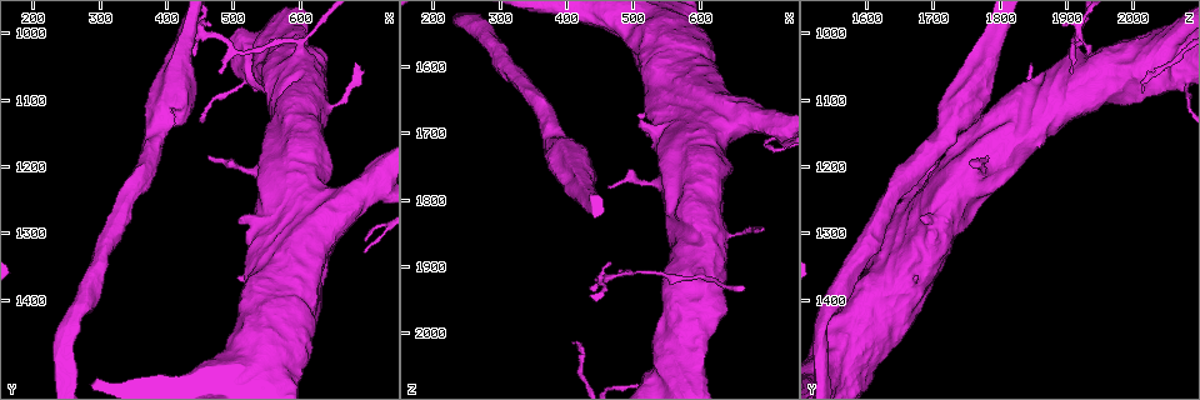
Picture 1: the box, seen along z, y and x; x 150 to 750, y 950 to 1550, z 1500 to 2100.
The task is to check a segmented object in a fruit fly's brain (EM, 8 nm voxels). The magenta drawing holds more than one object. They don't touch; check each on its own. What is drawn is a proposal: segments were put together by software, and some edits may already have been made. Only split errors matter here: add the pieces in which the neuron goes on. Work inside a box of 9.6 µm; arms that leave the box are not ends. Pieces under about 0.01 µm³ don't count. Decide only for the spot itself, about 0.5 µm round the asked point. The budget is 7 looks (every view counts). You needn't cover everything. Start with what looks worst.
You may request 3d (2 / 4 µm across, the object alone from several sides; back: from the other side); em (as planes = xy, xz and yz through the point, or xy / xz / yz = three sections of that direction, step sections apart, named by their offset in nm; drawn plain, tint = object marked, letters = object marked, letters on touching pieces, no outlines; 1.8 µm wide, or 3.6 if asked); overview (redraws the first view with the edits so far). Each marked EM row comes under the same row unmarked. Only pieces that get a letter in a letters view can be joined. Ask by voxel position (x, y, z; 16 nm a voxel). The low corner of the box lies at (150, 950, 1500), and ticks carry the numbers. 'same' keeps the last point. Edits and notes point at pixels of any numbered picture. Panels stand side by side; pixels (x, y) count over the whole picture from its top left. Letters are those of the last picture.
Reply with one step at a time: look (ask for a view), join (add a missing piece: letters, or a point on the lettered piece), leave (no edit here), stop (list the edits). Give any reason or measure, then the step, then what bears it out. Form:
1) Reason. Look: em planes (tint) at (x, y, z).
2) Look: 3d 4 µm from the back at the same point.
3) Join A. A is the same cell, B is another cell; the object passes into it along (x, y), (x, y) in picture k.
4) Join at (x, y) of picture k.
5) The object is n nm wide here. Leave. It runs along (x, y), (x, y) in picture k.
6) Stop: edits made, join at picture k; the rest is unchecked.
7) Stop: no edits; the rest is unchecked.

Free end. Look: 3d 4 µm at (410, 1125, 1710).

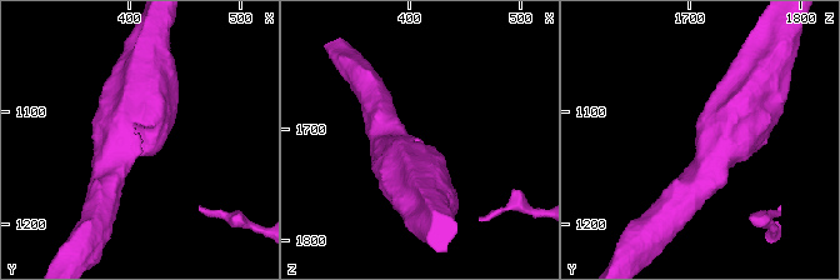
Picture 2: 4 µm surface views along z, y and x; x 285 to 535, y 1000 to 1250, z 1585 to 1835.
Shape alone is not enough. Look: em planes (letters) at (410, 1126, 1712).

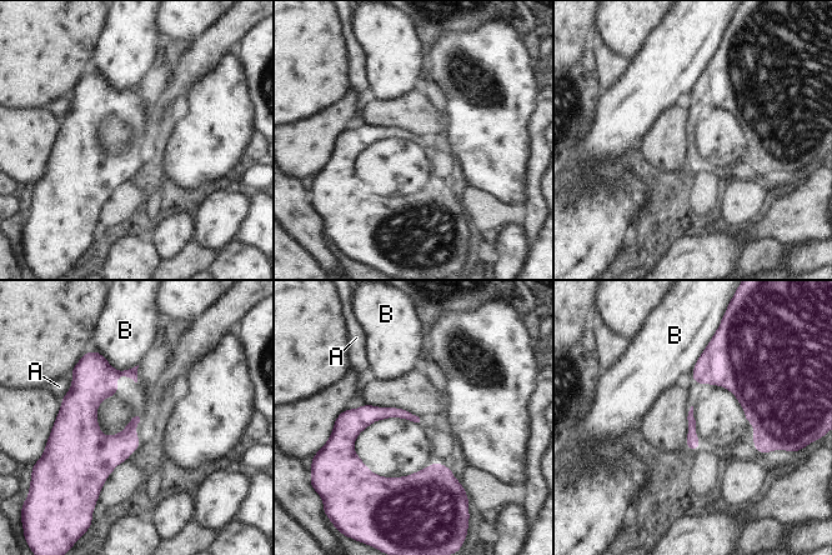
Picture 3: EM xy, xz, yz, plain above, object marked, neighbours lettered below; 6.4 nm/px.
Leave. A and B are other cells; a border runs along (95, 349), (119, 370), (138, 365) in picture 3; no lettered piece goes on from it.

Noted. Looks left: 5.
Thin end. Look: 3d 2 µm at (480, 1060, 1905).

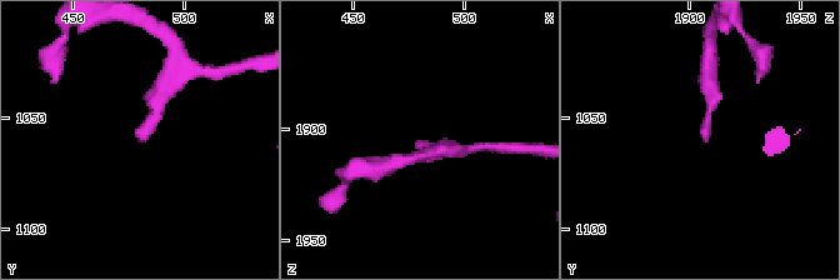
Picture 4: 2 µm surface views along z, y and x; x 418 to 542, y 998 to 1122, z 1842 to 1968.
Look: em planes (letters) at (480, 1060, 1906).

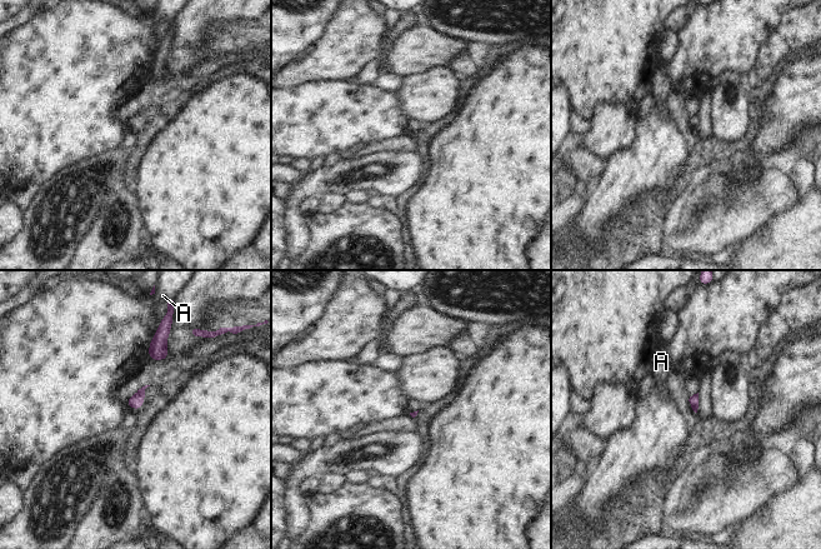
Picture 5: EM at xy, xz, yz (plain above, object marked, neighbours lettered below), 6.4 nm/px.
Leave. A is another cell; a border runs along (158, 328), (151, 339) in picture 5; none of them fits.

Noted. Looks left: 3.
Look: em yz step 8 (letters) at (680, 1045, 1845).

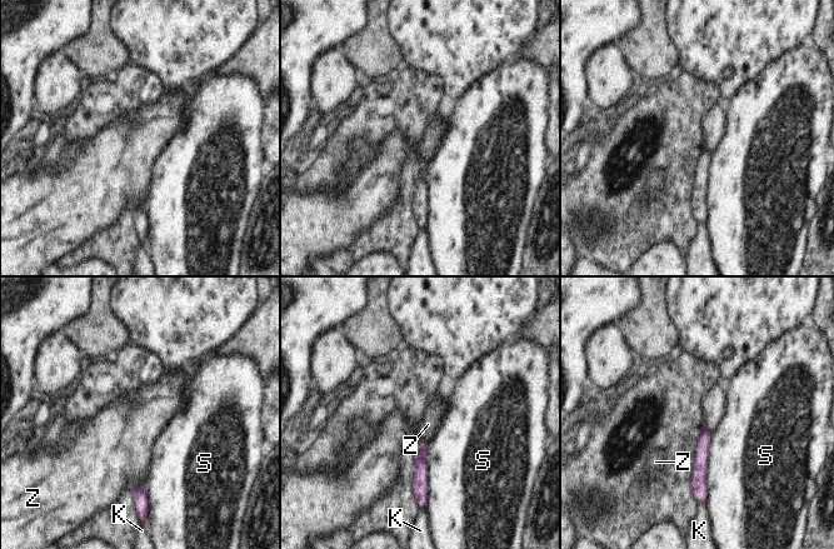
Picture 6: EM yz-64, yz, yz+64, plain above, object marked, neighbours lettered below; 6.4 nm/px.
Look: em planes (letters) at the same point.

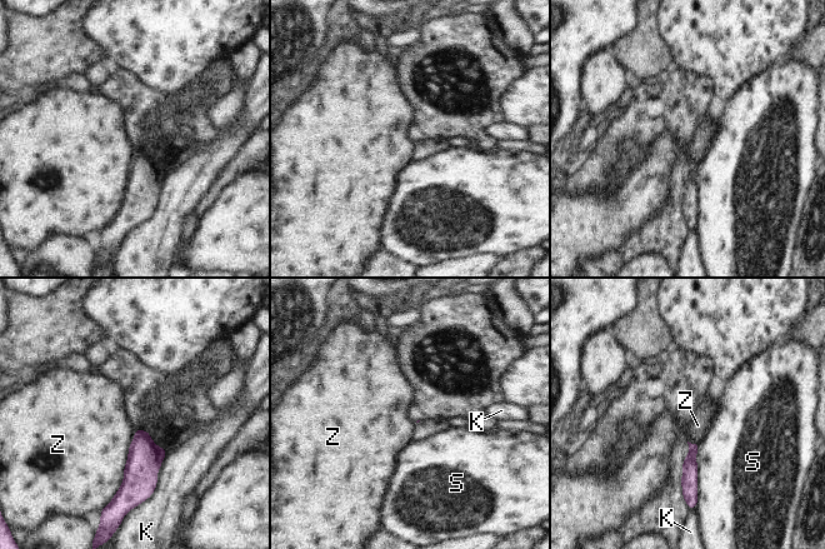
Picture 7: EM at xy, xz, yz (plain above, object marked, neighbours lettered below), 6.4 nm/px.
The longest contact is with Z, 440 nm. Leave. K, S and Z are other cells; none of them fits.

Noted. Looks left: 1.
Stop: no edits; the rest is unchecked.

